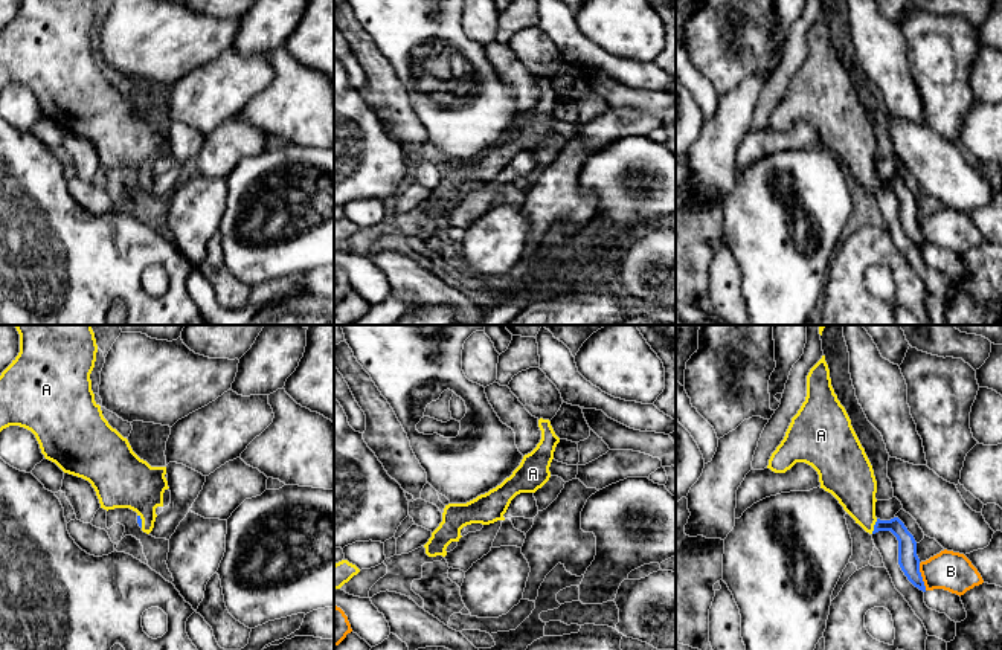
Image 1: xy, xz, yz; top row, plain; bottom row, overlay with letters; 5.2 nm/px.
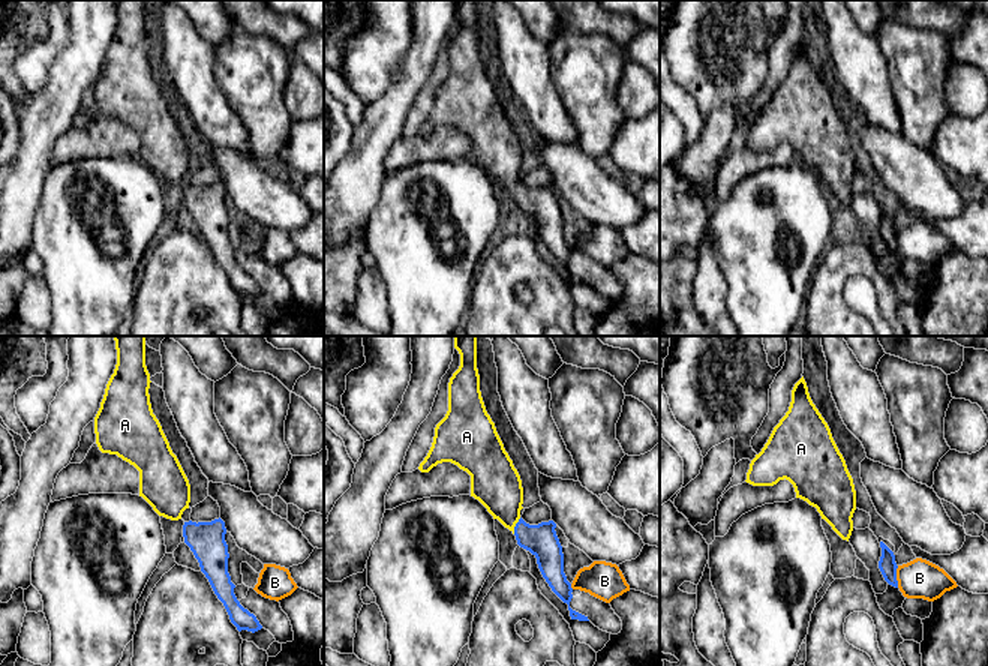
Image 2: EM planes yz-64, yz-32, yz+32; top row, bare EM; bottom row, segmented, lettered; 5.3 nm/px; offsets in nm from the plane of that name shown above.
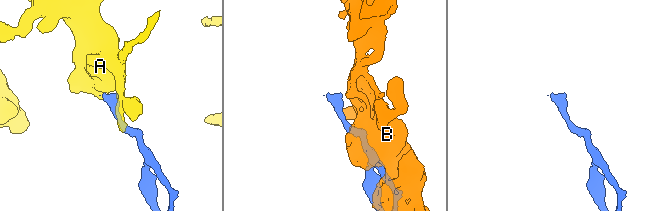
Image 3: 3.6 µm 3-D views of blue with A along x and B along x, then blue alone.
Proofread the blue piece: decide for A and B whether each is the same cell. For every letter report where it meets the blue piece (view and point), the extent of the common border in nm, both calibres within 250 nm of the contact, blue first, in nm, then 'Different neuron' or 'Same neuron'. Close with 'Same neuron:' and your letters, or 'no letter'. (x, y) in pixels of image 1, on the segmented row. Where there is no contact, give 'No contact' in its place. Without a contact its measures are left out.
A: Touches blue at yz (874, 527). Shared border 90 nm. Thickness 110 nm (blue) against 240 nm. Same neuron
B: Touches blue at yz (921, 577). Shared border 150 nm. Thickness 110 nm (blue) against 200 nm. Different neuron
Same neuron: A

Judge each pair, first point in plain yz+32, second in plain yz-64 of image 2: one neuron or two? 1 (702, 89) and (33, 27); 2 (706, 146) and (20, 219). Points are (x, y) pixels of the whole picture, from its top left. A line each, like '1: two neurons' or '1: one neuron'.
1: two neurons
2: one neuron

